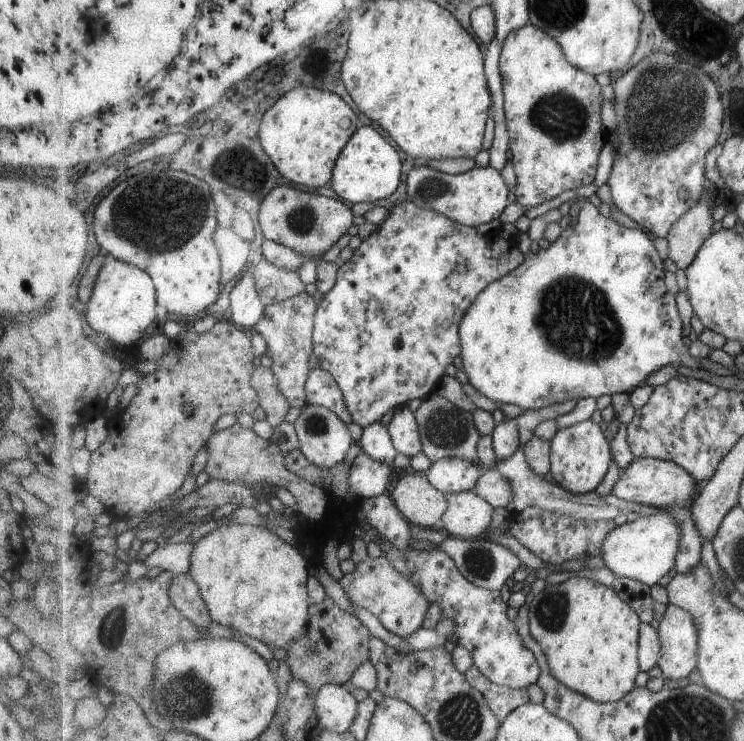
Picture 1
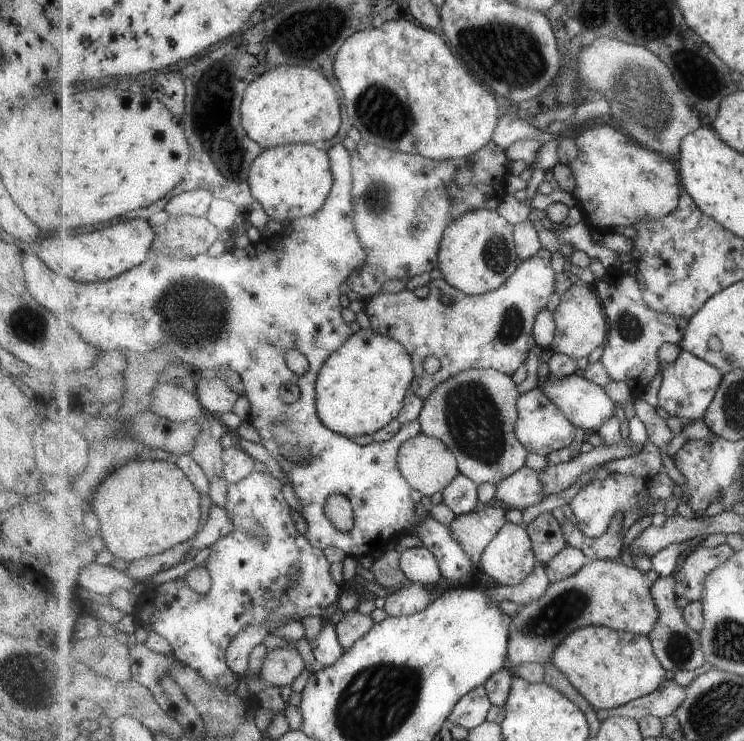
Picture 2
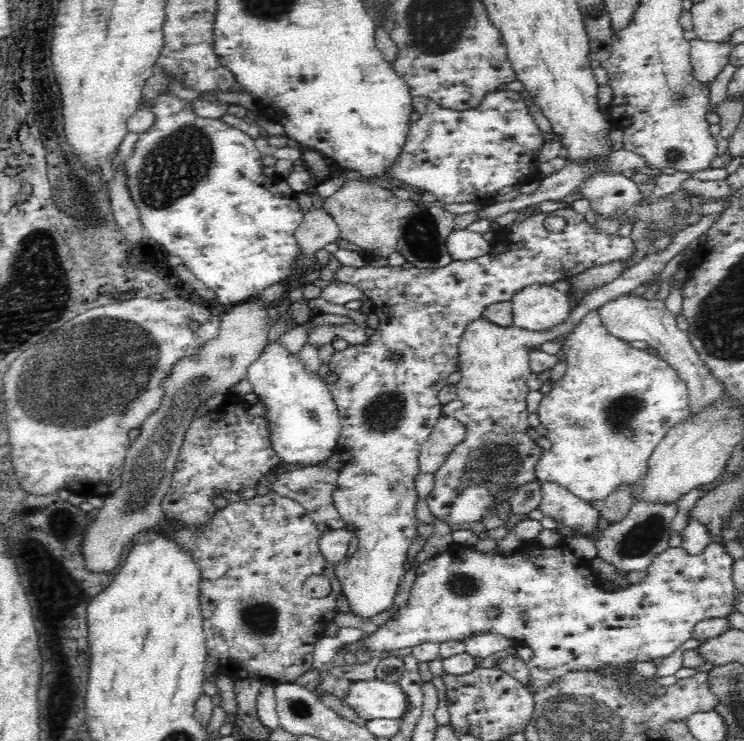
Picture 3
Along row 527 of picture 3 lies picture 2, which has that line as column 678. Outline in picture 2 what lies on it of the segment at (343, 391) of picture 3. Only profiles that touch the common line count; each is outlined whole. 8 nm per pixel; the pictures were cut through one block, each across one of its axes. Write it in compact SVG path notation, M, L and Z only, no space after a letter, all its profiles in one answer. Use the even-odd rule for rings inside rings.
M680 349L678 357L673 362L663 364L660 372L662 382L658 391L658 406L670 416L690 421L701 420L707 414L725 376L722 370L715 368L710 362L705 362L702 358L697 358L693 352L683 349Z

